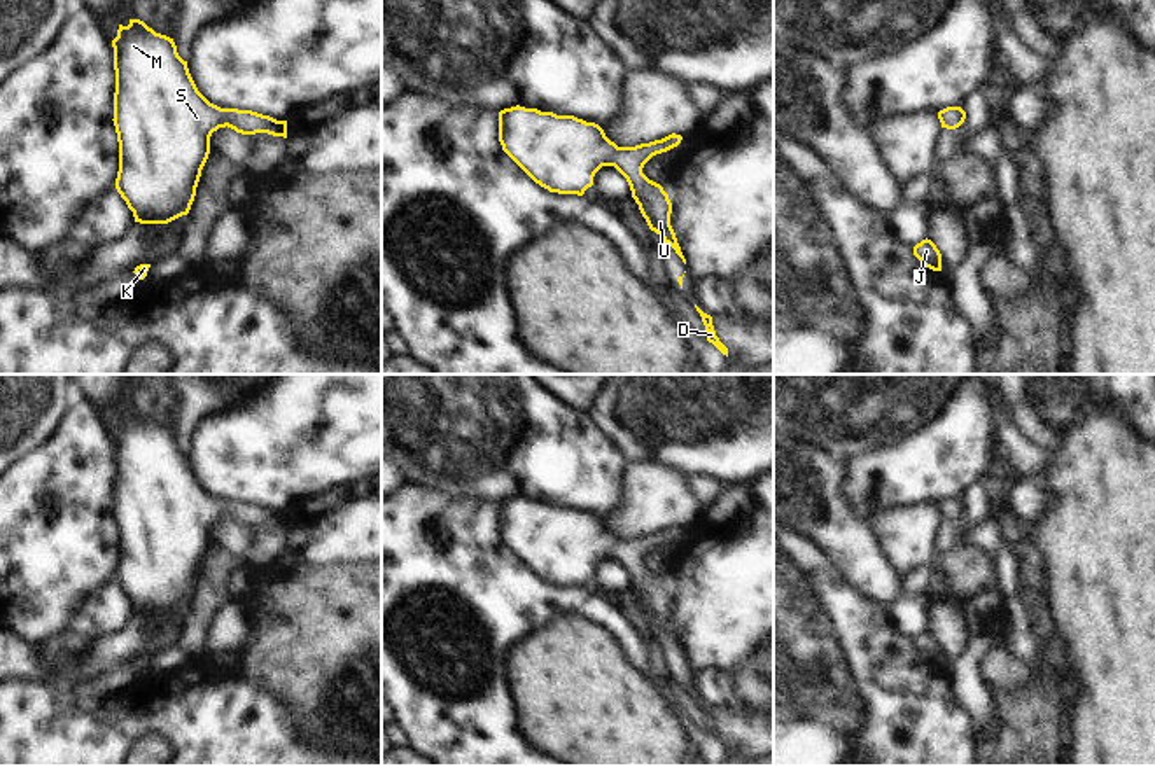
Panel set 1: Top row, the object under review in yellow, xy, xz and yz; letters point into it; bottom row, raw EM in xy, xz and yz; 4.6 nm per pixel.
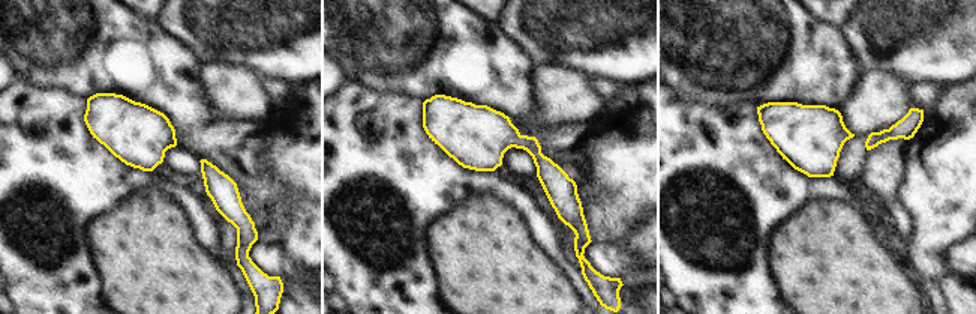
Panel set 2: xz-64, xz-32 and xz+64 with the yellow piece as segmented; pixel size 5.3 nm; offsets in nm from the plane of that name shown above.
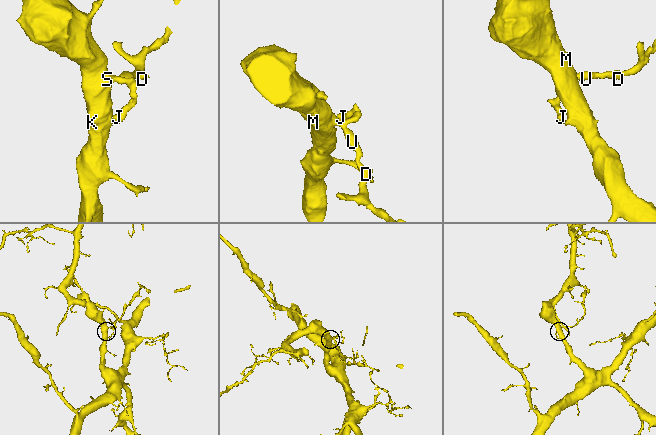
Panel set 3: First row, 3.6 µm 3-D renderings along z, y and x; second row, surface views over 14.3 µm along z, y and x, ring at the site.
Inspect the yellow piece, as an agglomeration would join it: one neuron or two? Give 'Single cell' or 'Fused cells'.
Single cell

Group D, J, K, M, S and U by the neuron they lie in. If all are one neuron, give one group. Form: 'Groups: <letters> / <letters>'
Groups: D J K M S U

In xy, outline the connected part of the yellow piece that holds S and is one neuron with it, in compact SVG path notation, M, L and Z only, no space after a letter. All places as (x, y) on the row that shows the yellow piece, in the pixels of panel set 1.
M130 19L128 26L119 24L112 47L116 70L112 121L119 142L116 189L133 212L135 222L168 224L189 213L210 154L210 136L219 128L287 138L287 121L210 103L198 91L173 38L156 33L144 21Z

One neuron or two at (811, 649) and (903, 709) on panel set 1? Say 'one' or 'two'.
one

